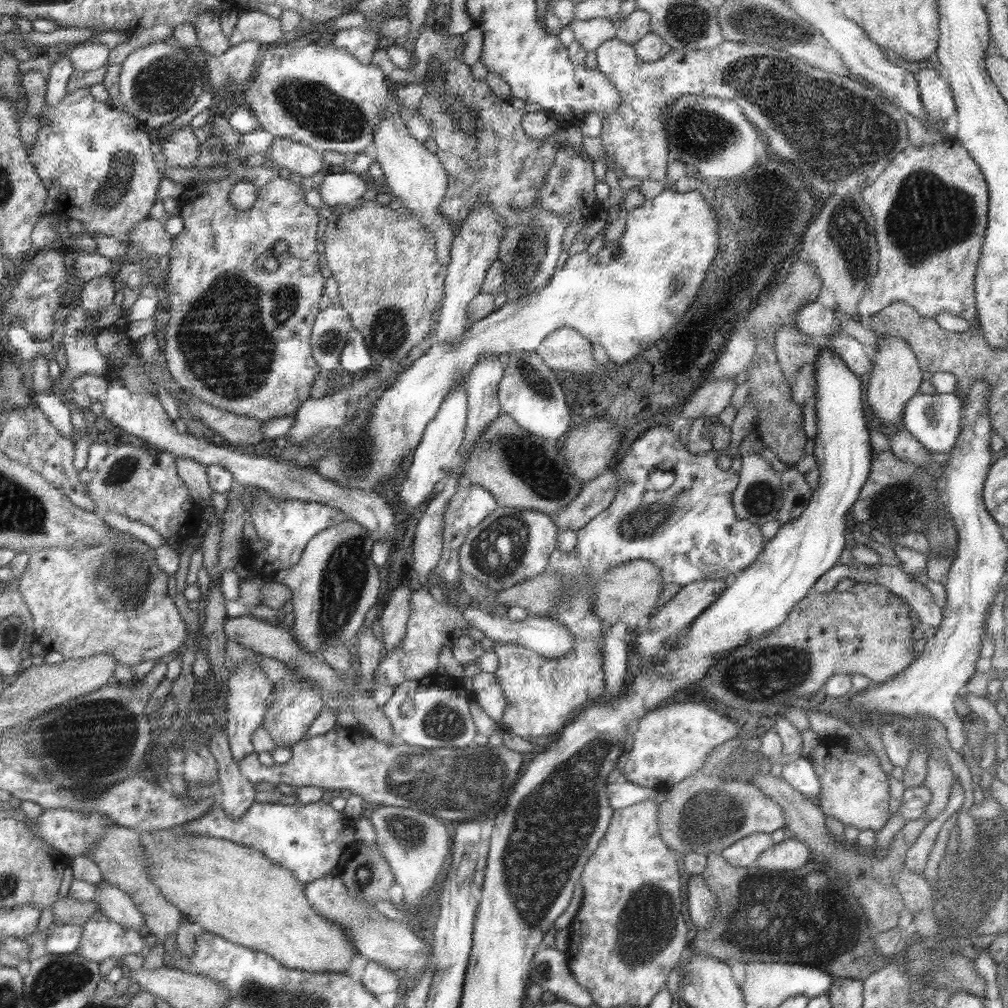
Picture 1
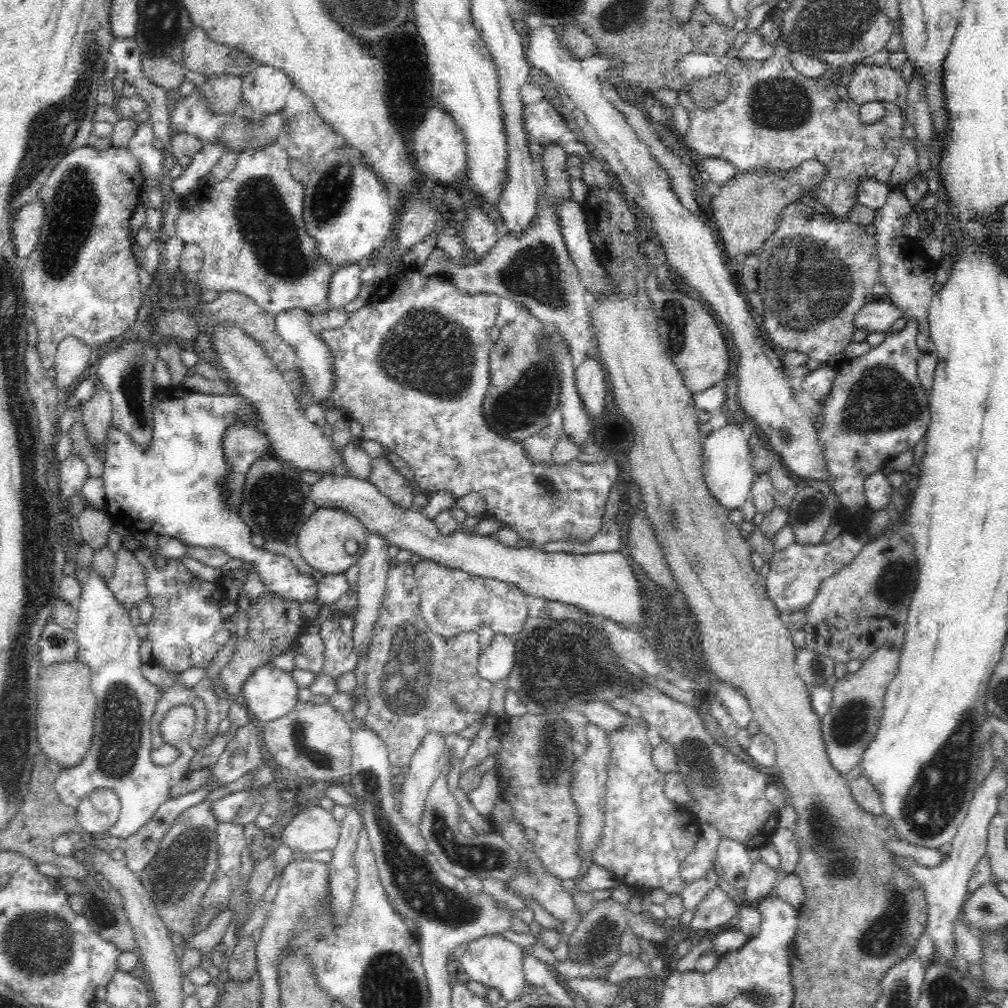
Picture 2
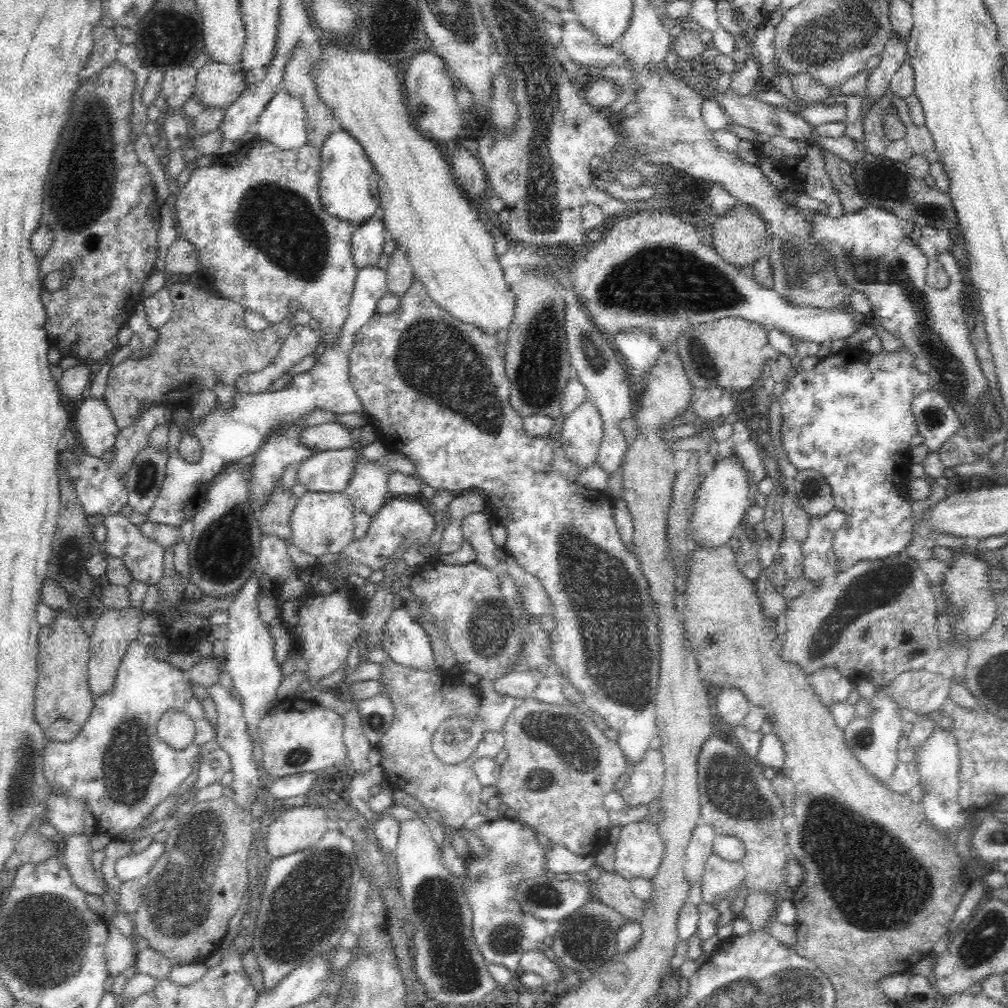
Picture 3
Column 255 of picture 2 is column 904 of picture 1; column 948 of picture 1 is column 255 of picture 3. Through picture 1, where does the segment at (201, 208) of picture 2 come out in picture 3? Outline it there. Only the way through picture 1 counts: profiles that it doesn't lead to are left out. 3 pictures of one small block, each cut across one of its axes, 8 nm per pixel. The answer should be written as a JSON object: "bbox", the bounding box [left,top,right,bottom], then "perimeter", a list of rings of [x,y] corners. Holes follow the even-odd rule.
{"bbox":[174,138,360,348],"perimeter":[[[254,138],[250,144],[242,144],[232,156],[200,162],[198,170],[192,172],[186,186],[178,192],[174,206],[176,206],[176,218],[178,218],[176,228],[182,232],[182,238],[194,242],[202,270],[210,272],[214,276],[214,292],[212,294],[226,298],[226,300],[234,300],[248,312],[262,314],[262,318],[266,318],[272,326],[288,318],[290,302],[298,302],[298,306],[306,314],[310,314],[314,320],[318,320],[318,324],[320,324],[318,334],[322,336],[322,342],[328,348],[338,342],[338,336],[350,314],[350,302],[352,302],[352,294],[354,294],[354,286],[356,286],[356,278],[358,278],[360,270],[354,266],[354,258],[352,258],[352,232],[356,228],[348,222],[332,218],[320,204],[320,170],[322,170],[322,150],[318,150],[316,146],[302,146],[300,150],[278,150],[272,142]]]}

